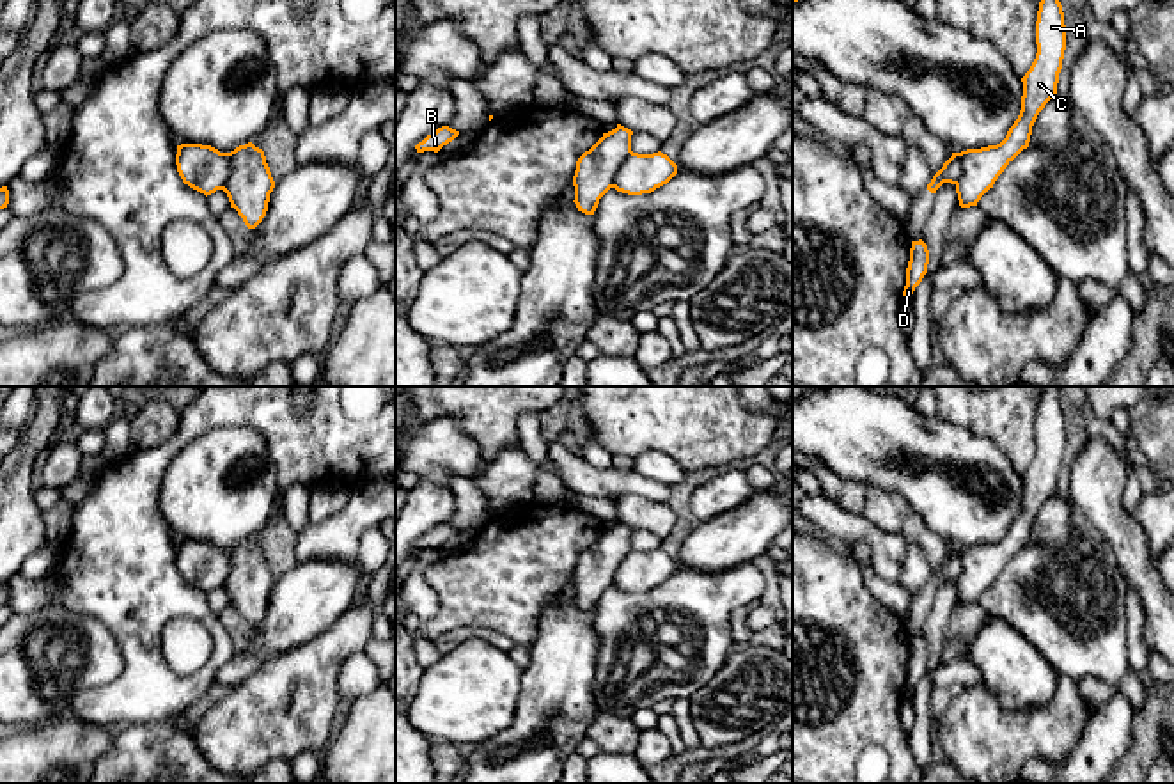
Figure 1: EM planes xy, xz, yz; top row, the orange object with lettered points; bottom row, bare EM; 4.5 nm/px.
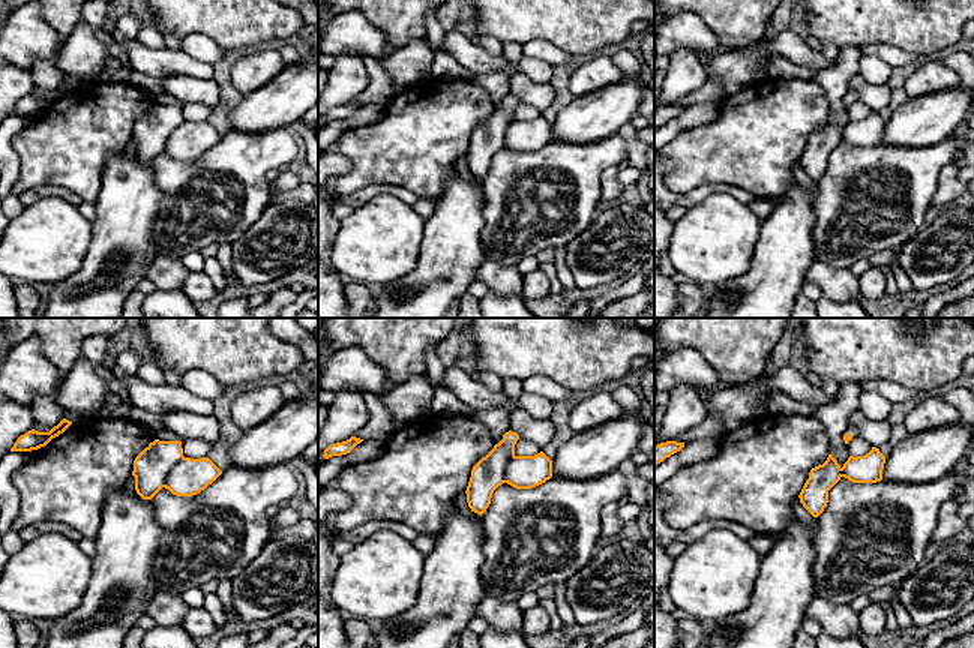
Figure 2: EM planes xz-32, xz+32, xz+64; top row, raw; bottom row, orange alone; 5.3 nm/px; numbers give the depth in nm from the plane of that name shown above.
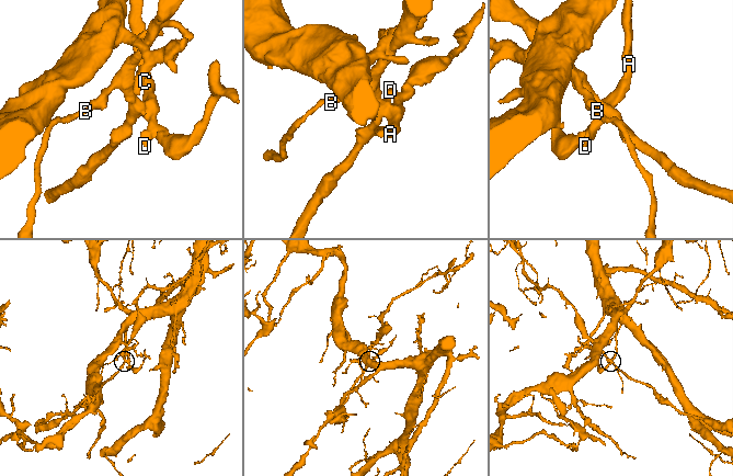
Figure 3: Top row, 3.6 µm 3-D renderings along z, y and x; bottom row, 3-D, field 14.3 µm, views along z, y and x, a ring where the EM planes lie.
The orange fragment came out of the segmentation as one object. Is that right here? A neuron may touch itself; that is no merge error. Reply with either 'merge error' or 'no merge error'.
merge error

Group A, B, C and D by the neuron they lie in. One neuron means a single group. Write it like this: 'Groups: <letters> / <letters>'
Groups: A C D / B

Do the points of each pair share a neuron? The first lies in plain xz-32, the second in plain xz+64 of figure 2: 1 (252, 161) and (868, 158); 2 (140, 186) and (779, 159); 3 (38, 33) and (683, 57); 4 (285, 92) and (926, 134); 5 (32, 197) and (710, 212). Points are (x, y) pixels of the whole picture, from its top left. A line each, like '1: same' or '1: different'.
1: same
2: different
3: different
4: same
5: different

